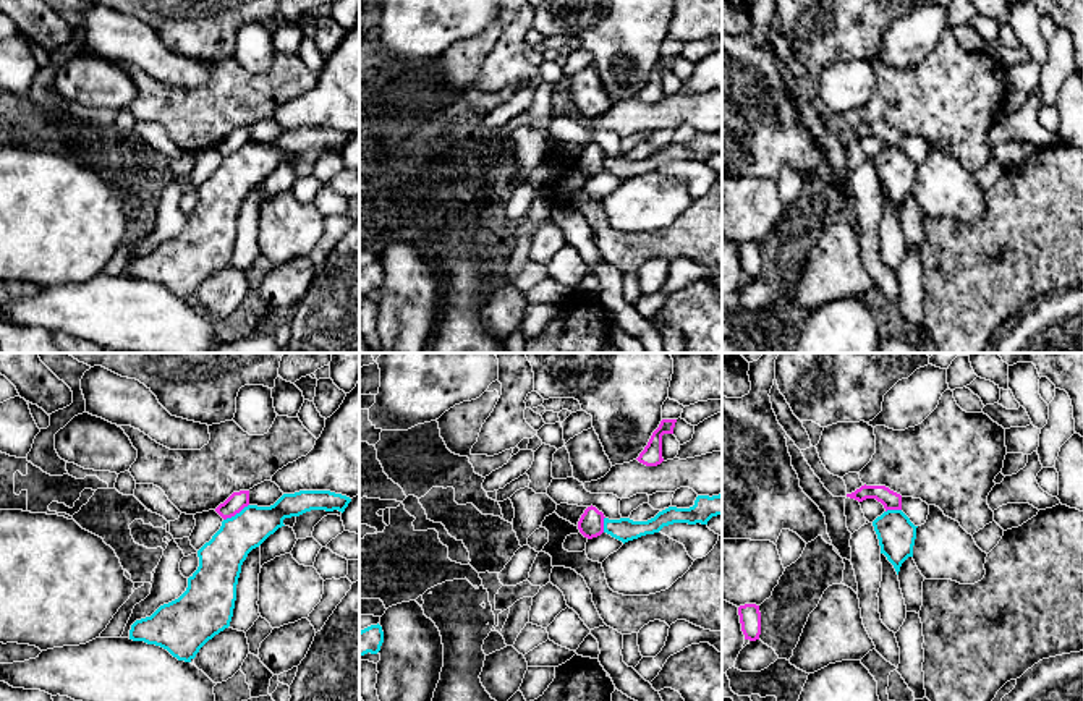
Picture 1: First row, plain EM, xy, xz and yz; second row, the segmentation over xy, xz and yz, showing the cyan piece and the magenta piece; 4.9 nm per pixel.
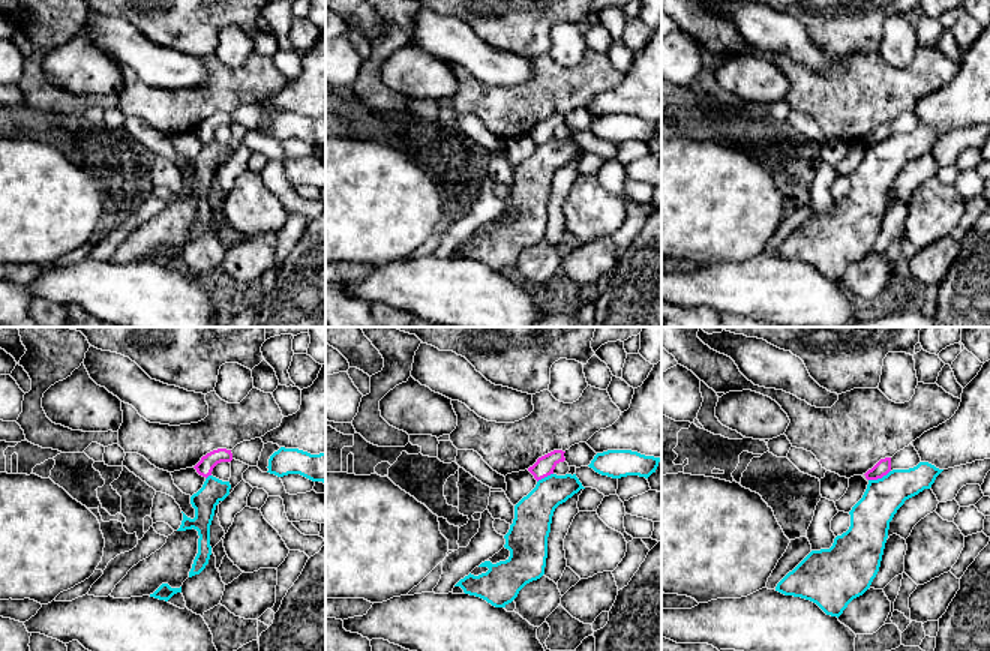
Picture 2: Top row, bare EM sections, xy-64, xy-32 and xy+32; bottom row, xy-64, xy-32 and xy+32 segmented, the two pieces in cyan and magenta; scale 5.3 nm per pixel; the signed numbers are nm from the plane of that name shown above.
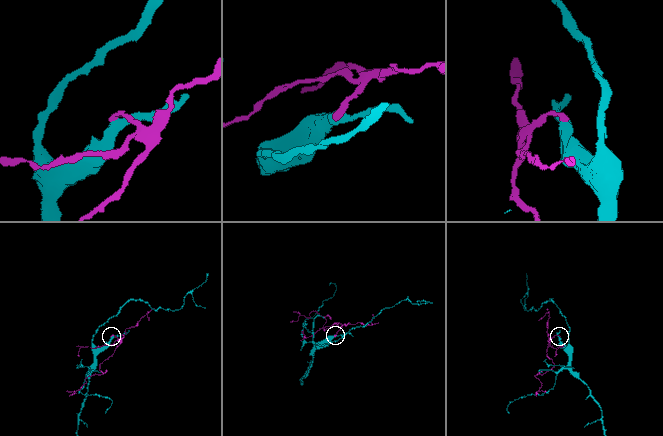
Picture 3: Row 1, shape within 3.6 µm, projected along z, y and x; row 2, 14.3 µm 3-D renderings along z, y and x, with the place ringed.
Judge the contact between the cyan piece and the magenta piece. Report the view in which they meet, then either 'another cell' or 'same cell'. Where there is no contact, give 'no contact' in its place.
xy | another cell

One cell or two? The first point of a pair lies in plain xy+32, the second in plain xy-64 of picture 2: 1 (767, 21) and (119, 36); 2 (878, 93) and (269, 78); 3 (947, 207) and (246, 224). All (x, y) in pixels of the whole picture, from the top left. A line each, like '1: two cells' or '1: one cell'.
1: one cell
2: one cell
3: one cell

